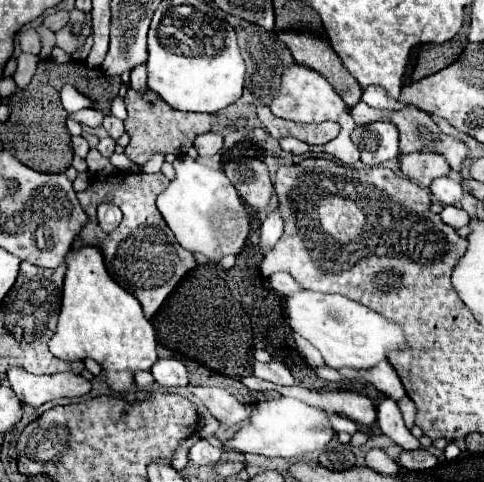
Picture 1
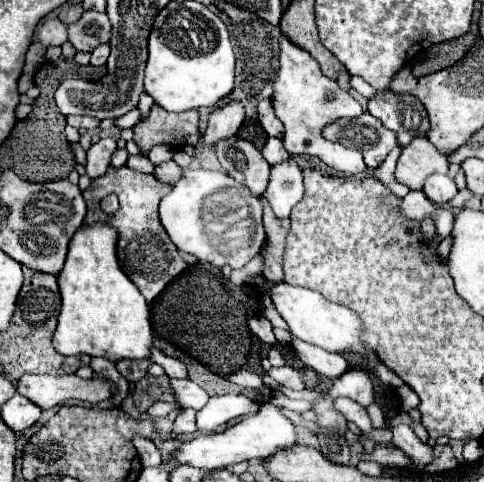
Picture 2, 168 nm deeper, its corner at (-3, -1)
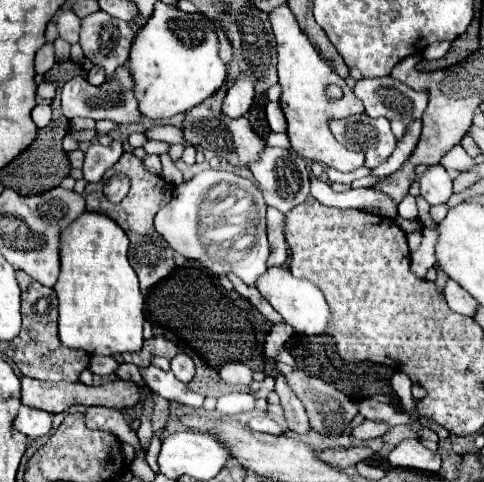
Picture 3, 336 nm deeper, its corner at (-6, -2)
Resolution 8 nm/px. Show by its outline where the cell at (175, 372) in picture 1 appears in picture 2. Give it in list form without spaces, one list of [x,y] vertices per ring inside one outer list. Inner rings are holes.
[[[151,346],[151,360],[161,364],[165,368],[165,374],[169,378],[187,378],[187,368],[179,358],[171,358],[161,354],[161,350],[157,350],[155,346]]]

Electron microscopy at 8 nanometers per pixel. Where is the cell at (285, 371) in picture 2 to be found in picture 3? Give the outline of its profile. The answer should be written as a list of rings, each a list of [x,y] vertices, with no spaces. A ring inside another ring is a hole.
[[[276,375],[276,393],[280,395],[280,403],[282,403],[284,411],[286,411],[288,427],[292,431],[296,431],[298,435],[306,435],[310,431],[310,425],[308,425],[304,405],[300,403],[300,399],[296,399],[296,395],[288,387],[288,381],[286,381],[284,375]]]

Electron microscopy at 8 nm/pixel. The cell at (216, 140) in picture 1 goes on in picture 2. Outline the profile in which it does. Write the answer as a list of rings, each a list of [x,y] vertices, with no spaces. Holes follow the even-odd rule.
[[[229,102],[221,108],[217,108],[211,116],[209,116],[209,124],[205,130],[205,144],[215,144],[219,140],[231,138],[237,134],[239,126],[245,120],[245,110],[241,102]]]

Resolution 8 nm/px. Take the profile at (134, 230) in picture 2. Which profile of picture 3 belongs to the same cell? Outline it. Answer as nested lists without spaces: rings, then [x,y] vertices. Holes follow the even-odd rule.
[[[124,153],[120,157],[120,161],[104,175],[102,181],[98,183],[88,183],[86,189],[84,189],[84,199],[86,199],[86,211],[92,211],[92,213],[102,213],[110,219],[114,219],[128,235],[130,239],[130,251],[128,251],[128,261],[132,265],[132,269],[136,271],[138,279],[140,279],[140,289],[142,291],[148,291],[150,287],[154,287],[158,281],[162,281],[164,277],[168,277],[174,269],[176,269],[176,263],[174,263],[174,251],[172,247],[168,247],[166,239],[154,229],[154,215],[170,201],[172,197],[172,191],[174,187],[170,183],[166,183],[160,175],[152,175],[148,173],[144,167],[142,167],[142,161],[138,157],[134,157],[132,153]],[[112,175],[126,175],[130,179],[130,191],[128,195],[122,199],[122,203],[118,205],[112,205],[102,189],[104,185],[108,183],[108,179]]]

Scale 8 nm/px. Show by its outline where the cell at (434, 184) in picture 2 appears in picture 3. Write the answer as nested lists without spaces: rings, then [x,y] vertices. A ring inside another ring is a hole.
[[[442,165],[430,167],[422,179],[420,179],[420,195],[430,203],[430,205],[440,205],[446,203],[452,195],[452,179],[448,177],[446,169]]]

